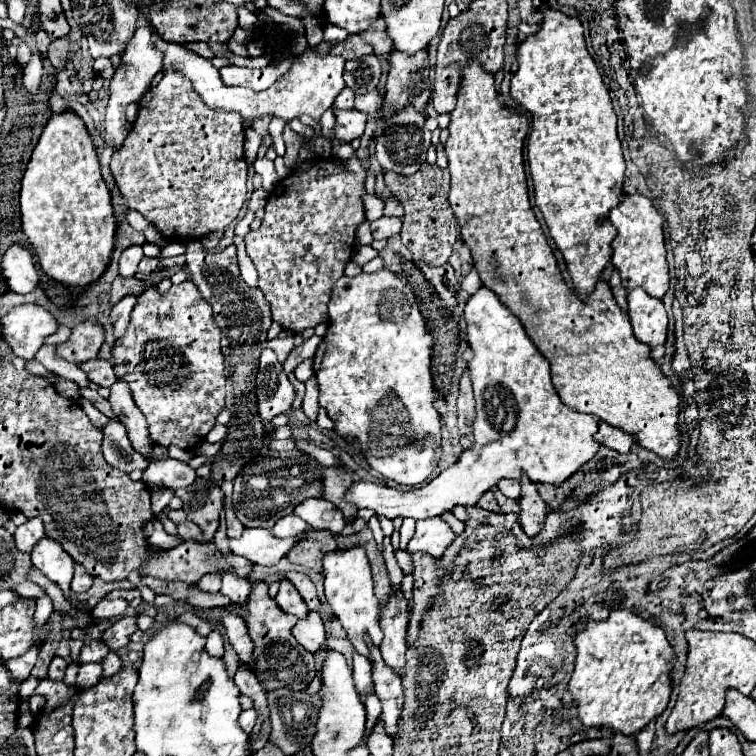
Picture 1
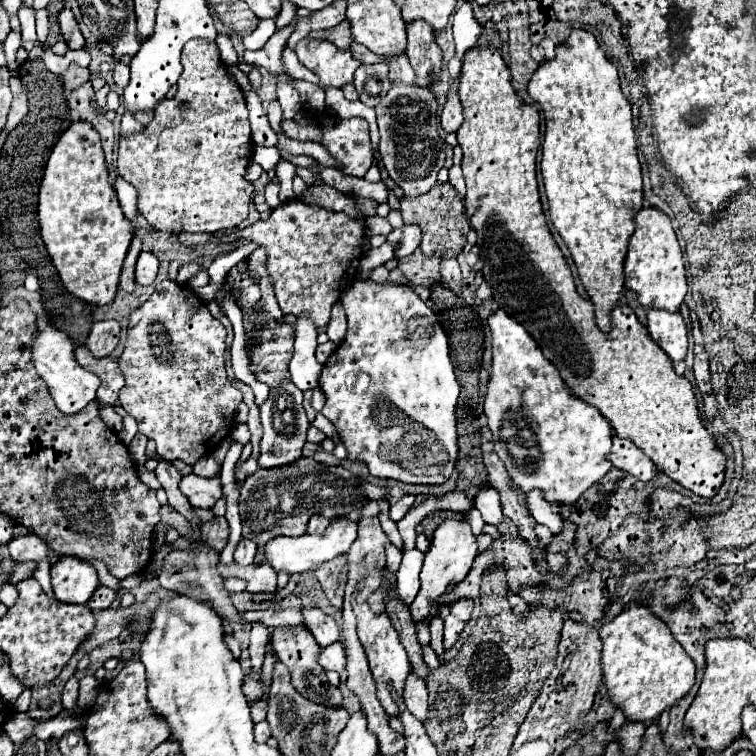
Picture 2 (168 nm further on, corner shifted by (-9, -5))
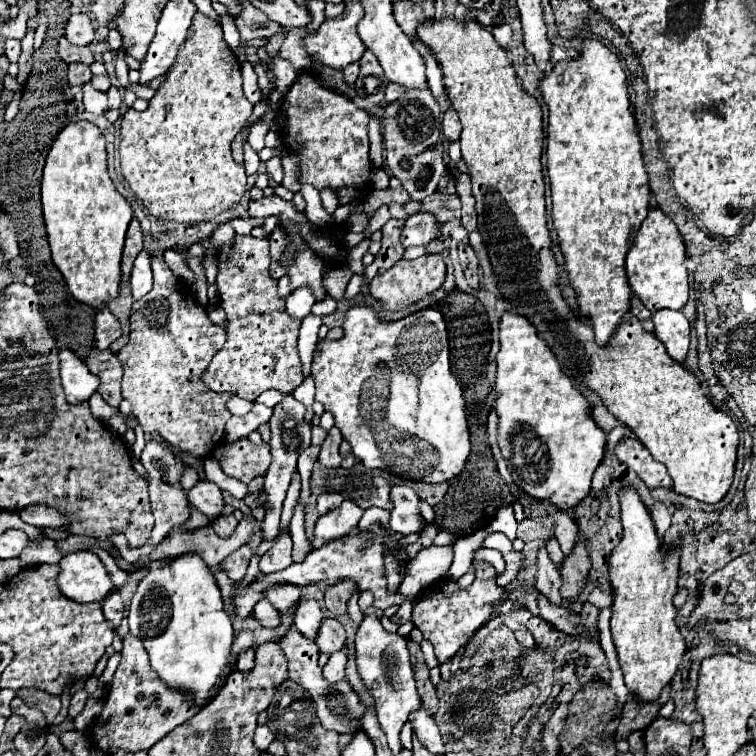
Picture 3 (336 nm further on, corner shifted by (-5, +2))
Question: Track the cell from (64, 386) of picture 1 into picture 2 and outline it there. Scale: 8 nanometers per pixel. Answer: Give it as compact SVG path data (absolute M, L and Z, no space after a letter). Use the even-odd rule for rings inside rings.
M42 324L38 328L38 334L34 336L34 342L32 342L32 364L34 364L36 372L42 376L42 380L48 384L50 394L60 412L76 414L82 408L86 408L92 400L96 400L96 390L100 386L100 378L94 376L92 372L84 370L76 362L74 344L62 330L56 330L48 324Z

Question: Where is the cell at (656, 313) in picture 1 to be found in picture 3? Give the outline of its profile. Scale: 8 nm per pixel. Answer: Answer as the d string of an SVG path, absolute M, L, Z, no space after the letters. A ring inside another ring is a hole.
M658 309L652 313L652 321L654 335L664 343L668 355L674 361L682 363L690 345L690 325L684 313L672 309Z

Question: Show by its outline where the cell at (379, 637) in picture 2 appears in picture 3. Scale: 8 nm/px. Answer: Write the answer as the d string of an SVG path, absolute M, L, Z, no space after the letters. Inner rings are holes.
M364 617L358 633L356 633L356 663L358 673L368 687L370 695L376 703L376 715L382 731L388 737L388 745L394 753L400 751L400 727L406 723L410 711L416 711L420 707L420 695L414 685L414 675L410 667L410 653L406 649L406 639L398 633L388 633L378 617Z

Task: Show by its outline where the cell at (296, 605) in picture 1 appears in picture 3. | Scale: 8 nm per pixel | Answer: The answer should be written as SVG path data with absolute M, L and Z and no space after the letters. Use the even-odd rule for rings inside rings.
M332 617L322 619L318 635L316 635L316 645L320 653L326 653L326 655L332 655L334 651L342 649L346 645L346 631L342 623Z

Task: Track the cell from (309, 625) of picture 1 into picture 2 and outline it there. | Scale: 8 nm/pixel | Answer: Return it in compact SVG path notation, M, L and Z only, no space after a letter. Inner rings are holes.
M336 642L336 644L328 646L328 648L324 648L320 652L320 664L322 664L324 670L334 670L334 672L342 674L344 668L346 668L346 654L344 654L342 644Z

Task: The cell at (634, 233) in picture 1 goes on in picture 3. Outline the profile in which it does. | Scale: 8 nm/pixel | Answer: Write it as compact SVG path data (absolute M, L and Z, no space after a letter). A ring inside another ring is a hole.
M650 209L626 255L626 275L632 291L646 309L682 309L688 301L688 273L684 267L684 241L676 223L660 209Z

